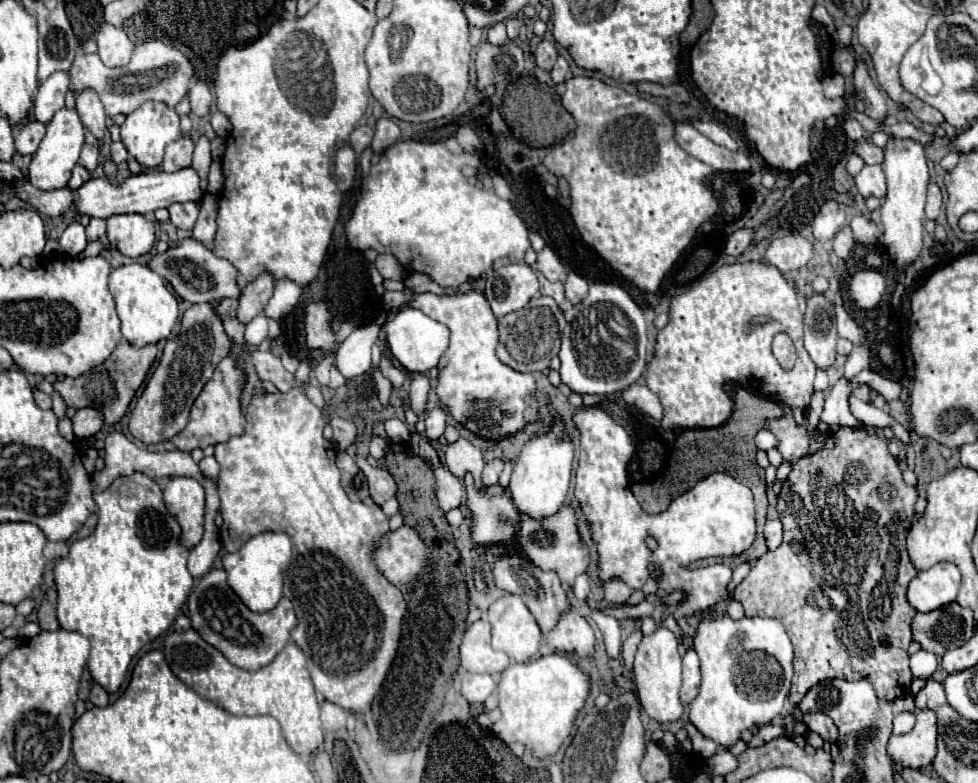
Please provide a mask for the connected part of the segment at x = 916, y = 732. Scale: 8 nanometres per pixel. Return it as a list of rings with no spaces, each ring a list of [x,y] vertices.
[[[915,709],[915,727],[905,735],[891,735],[887,753],[903,767],[927,767],[937,753],[937,715],[931,709]]]

